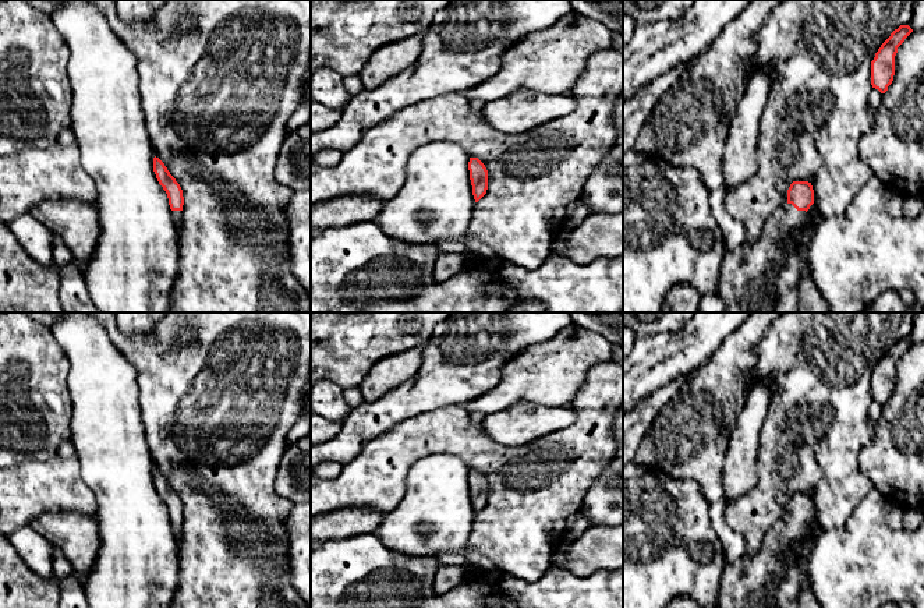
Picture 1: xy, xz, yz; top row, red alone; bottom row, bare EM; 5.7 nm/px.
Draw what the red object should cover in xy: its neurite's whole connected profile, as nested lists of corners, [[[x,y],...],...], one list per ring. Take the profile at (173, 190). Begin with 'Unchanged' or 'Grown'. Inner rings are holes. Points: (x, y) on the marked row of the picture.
Grown. [[[156,156],[153,158],[153,172],[156,174],[159,184],[167,194],[171,216],[178,229],[183,223],[183,190],[180,184],[176,181],[176,178],[170,174],[164,163]]]

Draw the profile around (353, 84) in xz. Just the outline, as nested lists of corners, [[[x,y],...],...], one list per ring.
[[[360,75],[343,77],[343,84],[350,95],[357,95],[364,89]]]

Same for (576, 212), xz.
[[[583,198],[576,199],[566,208],[566,216],[564,216],[564,227],[566,229],[574,229],[578,226],[587,216],[590,215],[590,211],[583,201]]]

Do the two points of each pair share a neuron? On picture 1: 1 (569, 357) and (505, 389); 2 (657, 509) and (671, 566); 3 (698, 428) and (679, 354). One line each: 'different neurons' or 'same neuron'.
1: same neuron
2: same neuron
3: different neurons

